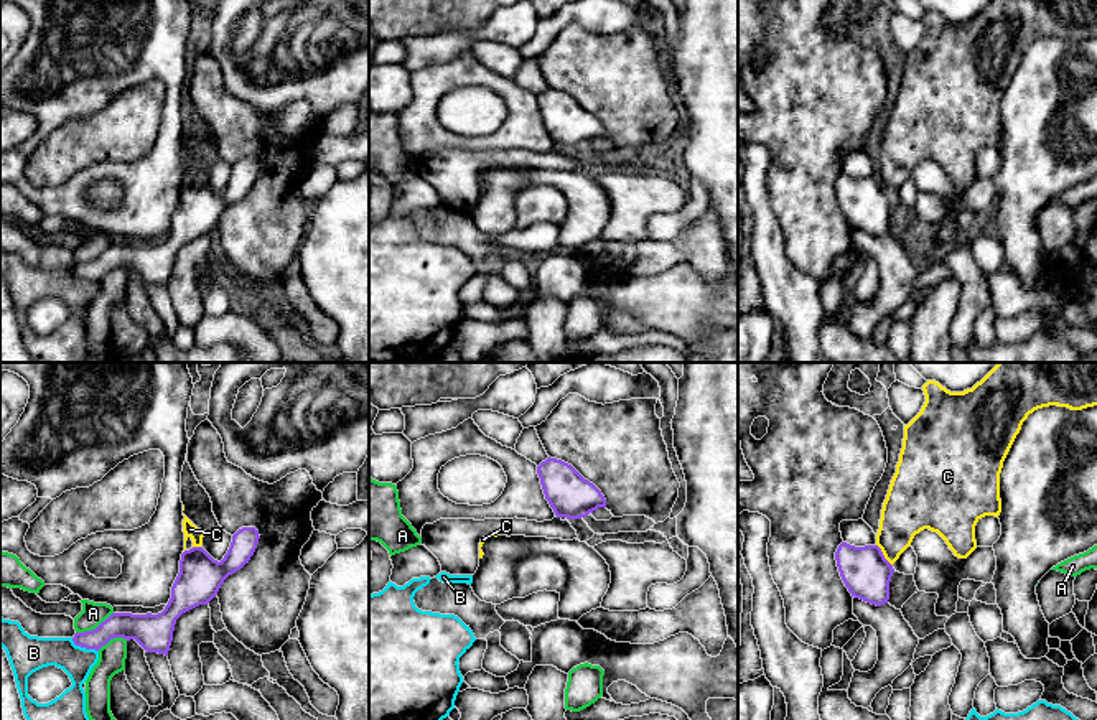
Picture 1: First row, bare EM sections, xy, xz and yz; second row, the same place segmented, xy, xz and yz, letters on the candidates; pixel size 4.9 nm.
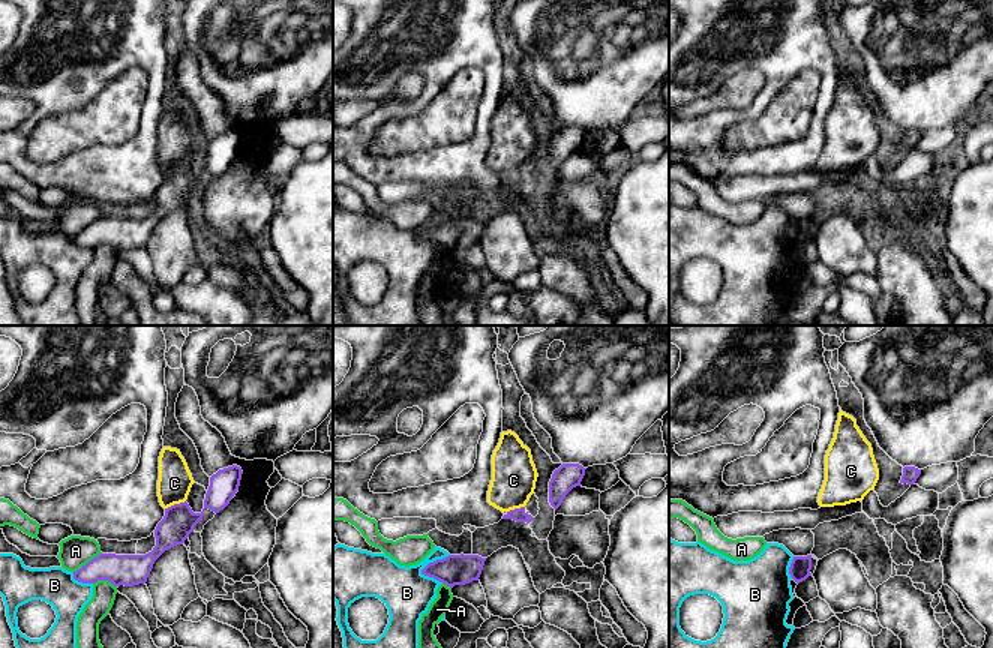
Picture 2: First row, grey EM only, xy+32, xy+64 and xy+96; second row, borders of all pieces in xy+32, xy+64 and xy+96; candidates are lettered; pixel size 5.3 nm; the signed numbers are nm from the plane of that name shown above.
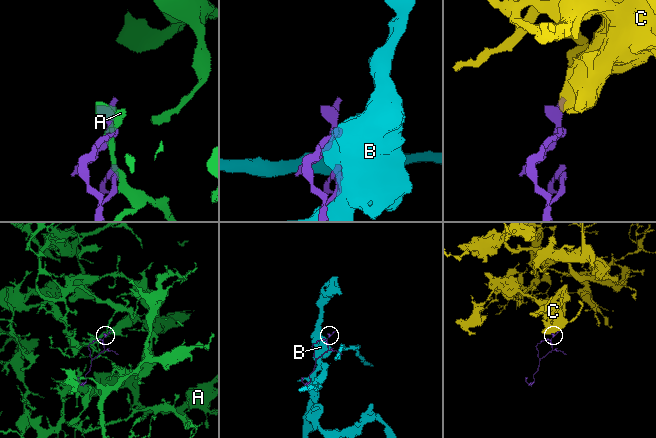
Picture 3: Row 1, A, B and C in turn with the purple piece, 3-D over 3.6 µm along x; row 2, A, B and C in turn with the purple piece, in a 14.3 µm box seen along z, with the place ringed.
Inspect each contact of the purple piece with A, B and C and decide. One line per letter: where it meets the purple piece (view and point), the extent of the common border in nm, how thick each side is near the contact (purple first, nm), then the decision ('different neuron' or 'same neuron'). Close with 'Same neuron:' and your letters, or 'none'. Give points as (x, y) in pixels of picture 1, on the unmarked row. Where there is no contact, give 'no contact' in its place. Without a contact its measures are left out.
A: xy (96, 259) | 220 nm | 160/110 nm | different neuron
B: xy (84, 277) | 150 nm | 130/160 nm | different neuron
C: yz (883, 187) | 130 nm | 240/240 nm | different neuron
Same neuron: none

